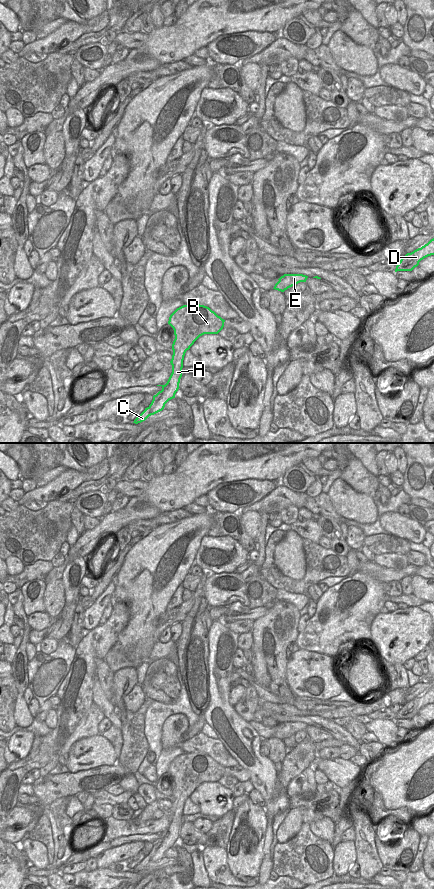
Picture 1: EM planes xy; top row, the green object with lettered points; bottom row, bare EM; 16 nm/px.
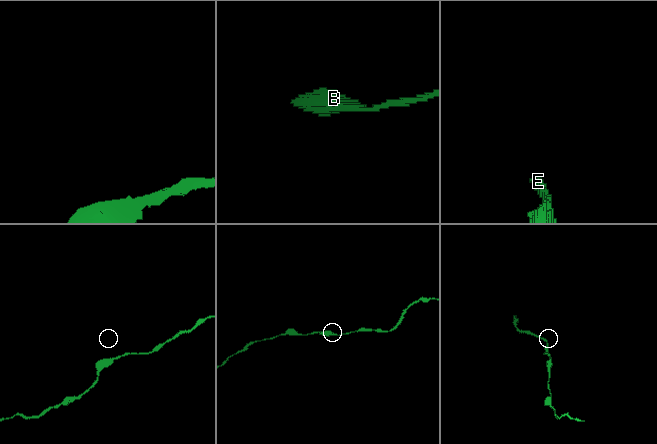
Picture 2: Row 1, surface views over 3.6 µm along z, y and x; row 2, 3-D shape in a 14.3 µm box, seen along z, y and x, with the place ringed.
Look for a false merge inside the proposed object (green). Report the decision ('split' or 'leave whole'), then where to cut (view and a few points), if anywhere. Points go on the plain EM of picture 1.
leave whole | no cut

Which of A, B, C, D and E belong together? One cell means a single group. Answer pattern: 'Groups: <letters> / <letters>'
Groups: A B C D E

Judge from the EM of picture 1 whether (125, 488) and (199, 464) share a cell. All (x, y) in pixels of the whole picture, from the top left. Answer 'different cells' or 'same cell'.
different cells

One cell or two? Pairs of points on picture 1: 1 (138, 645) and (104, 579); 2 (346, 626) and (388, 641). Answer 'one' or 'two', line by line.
1: two
2: two

